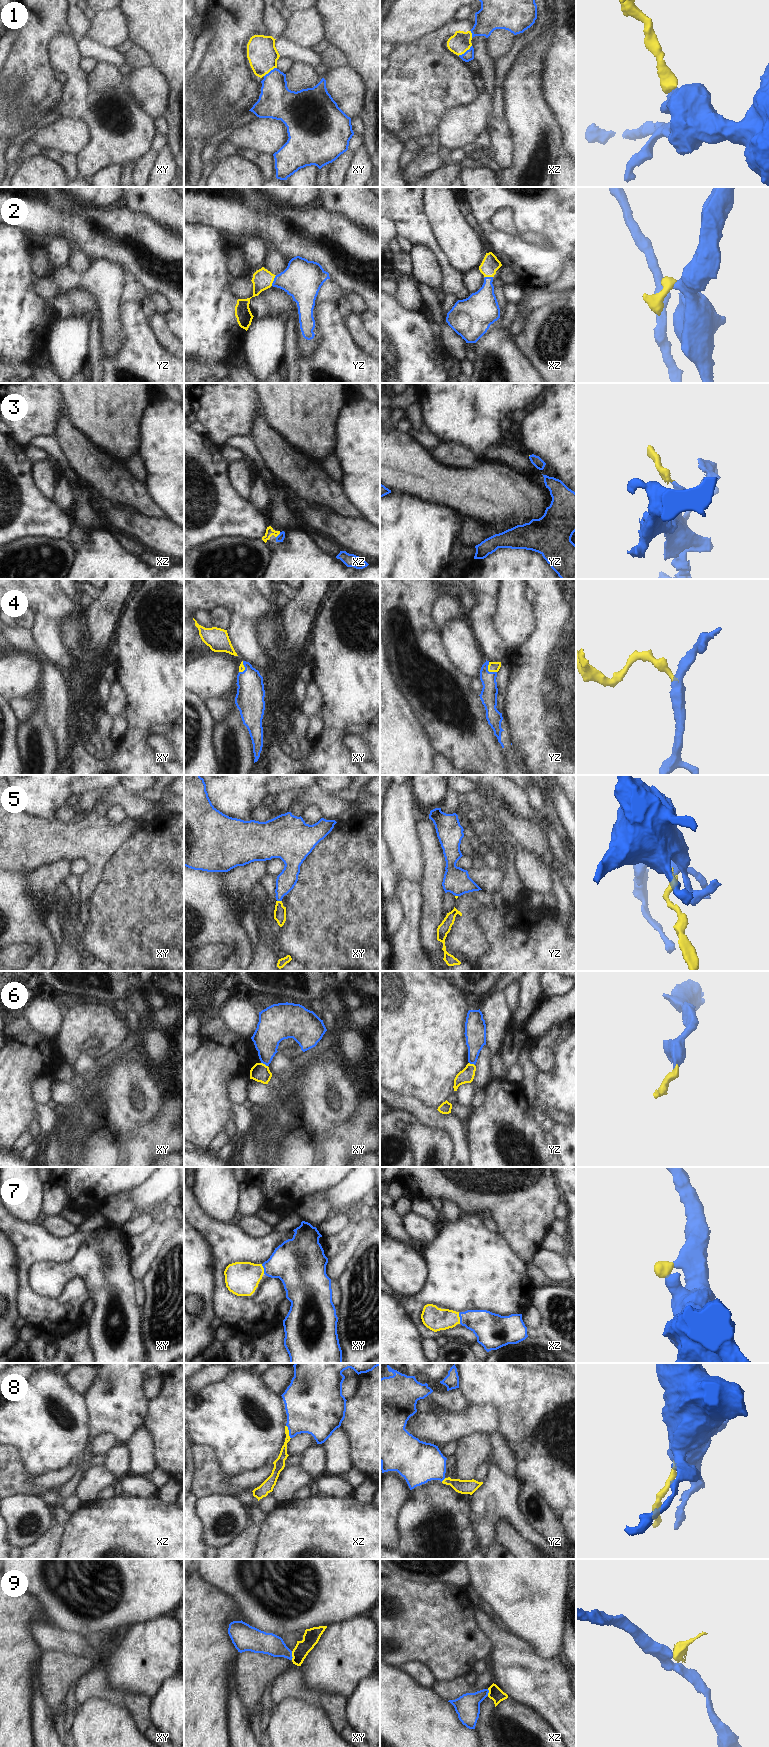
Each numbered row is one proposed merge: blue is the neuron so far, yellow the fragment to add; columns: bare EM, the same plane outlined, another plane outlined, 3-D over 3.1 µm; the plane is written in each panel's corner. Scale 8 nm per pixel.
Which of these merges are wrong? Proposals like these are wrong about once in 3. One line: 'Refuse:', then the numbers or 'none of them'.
Refuse: 6, 9

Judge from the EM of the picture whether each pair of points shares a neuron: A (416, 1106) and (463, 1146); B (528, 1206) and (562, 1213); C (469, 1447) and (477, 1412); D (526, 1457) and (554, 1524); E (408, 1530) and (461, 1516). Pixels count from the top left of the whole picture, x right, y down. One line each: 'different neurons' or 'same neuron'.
A: same neuron
B: different neurons
C: different neurons
D: different neurons
E: same neuron

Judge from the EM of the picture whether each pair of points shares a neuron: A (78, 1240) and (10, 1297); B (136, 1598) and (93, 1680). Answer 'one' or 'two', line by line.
A: two
B: two

